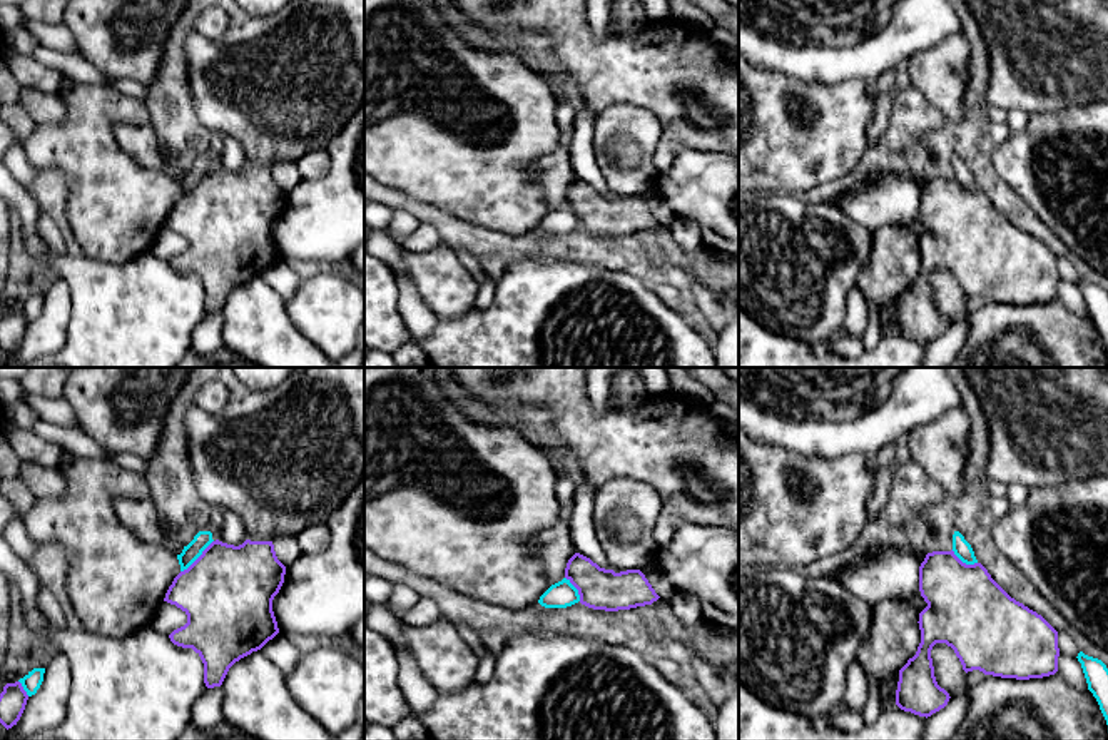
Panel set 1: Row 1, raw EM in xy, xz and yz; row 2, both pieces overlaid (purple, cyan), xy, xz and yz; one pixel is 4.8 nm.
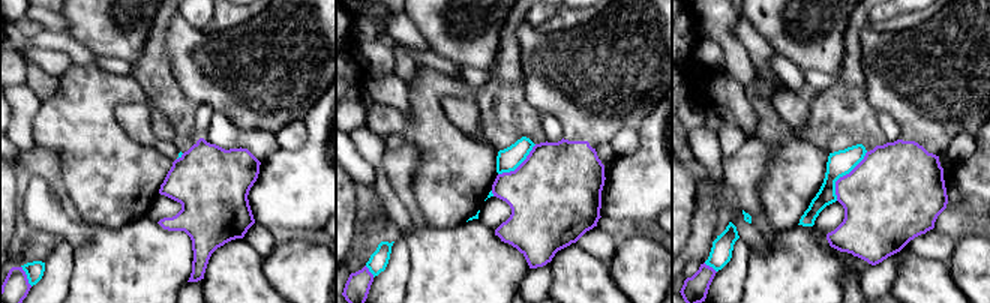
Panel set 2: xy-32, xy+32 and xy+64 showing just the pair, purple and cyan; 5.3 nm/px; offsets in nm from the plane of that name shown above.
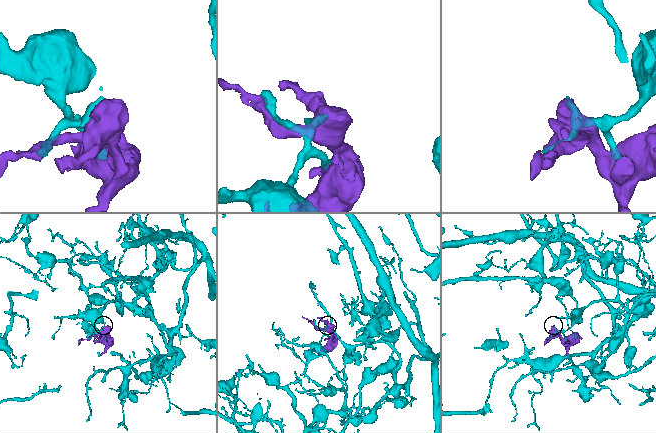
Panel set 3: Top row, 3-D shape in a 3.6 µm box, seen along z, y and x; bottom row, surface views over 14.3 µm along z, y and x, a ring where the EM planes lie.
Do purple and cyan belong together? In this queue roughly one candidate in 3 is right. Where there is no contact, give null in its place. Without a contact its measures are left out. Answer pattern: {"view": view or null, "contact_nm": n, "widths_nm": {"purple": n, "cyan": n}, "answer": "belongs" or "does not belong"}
{"view": "xy", "contact_nm": 220, "widths_nm": {"purple": 440, "cyan": 80}, "answer": "does not belong"}

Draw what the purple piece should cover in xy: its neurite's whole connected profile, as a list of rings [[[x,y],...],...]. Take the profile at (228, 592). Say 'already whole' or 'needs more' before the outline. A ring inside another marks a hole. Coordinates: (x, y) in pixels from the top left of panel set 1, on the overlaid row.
needs more | [[[306,367],[302,379],[276,404],[232,421],[192,404],[186,411],[184,434],[197,493],[211,506],[234,511],[247,531],[247,540],[239,546],[212,541],[174,578],[164,598],[187,615],[187,623],[169,635],[170,641],[201,656],[204,683],[214,688],[222,685],[236,661],[261,650],[279,633],[272,600],[284,583],[286,566],[277,560],[272,543],[294,540],[302,530],[328,523],[364,474],[364,367]]]

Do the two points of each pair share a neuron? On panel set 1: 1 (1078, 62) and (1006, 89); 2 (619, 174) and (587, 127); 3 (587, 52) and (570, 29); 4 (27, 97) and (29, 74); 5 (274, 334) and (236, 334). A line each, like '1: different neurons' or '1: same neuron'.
1: same neuron
2: different neurons
3: same neuron
4: different neurons
5: same neuron

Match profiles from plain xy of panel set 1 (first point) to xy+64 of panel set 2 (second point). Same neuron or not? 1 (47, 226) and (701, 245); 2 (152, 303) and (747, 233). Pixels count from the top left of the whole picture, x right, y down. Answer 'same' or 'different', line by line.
1: different
2: different

